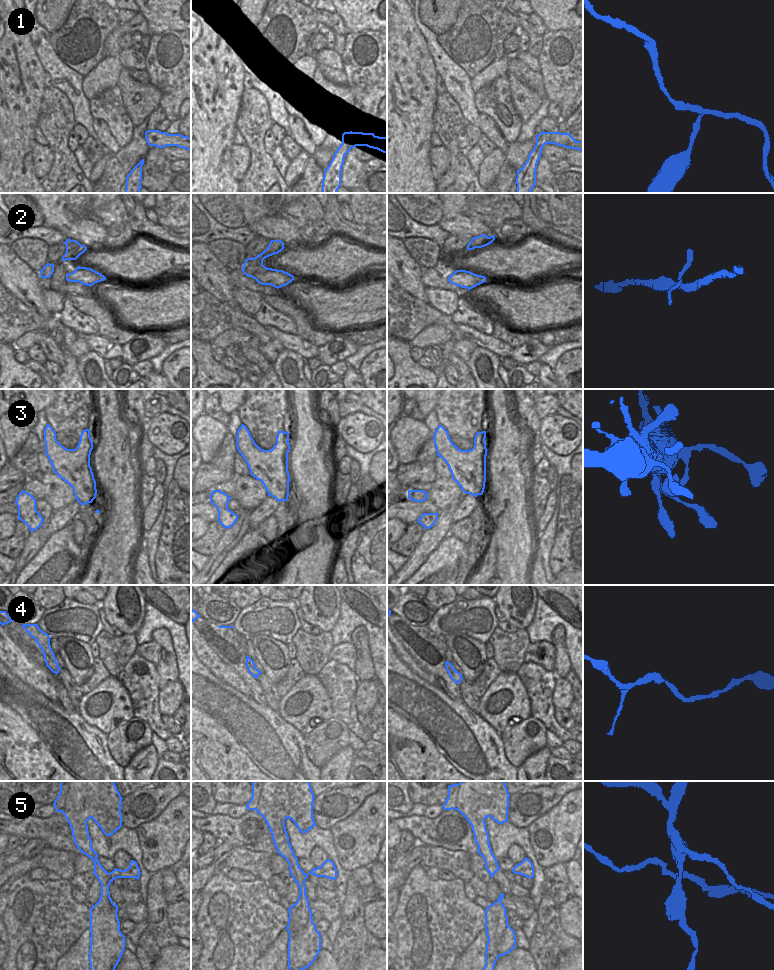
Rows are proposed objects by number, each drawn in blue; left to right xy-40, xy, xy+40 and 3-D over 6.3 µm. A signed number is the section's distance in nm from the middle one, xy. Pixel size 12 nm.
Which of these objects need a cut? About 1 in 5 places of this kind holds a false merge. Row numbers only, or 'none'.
1, 2, 5

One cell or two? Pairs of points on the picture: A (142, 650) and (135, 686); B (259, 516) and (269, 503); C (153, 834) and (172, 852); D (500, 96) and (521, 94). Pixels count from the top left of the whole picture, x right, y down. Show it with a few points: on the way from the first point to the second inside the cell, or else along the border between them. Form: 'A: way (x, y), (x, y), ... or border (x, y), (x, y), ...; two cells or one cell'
A: border (135, 652), (155, 665); two cells
B: way (262, 513), (269, 506); one cell
C: way (158, 838), (167, 847); one cell
D: border (507, 73), (511, 102), (519, 117); two cells

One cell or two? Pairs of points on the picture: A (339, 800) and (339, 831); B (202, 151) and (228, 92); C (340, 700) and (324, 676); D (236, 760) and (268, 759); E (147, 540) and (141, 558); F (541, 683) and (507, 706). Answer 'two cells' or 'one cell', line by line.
A: two cells
B: one cell
C: one cell
D: two cells
E: two cells
F: two cells

